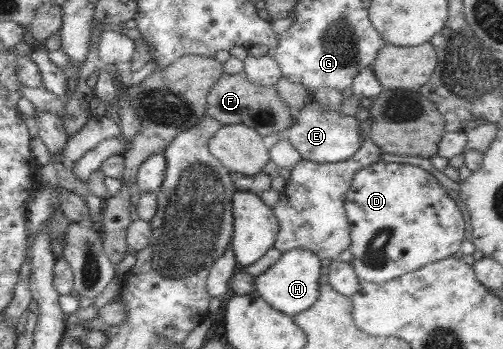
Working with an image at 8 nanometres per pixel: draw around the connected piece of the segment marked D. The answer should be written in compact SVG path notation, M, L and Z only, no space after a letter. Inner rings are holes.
M376 162L361 168L346 198L346 214L352 226L349 252L361 280L377 284L459 255L464 244L466 220L456 195L428 170L396 162Z

